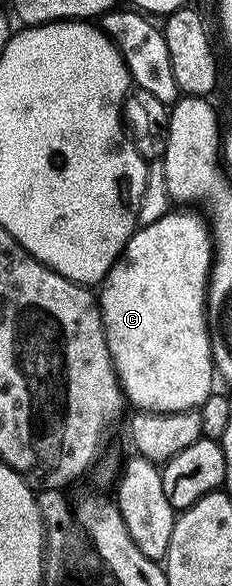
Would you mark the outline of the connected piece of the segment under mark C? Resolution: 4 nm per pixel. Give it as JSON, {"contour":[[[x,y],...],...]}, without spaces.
{"contour":[[[169,214],[158,222],[153,222],[149,227],[138,229],[125,253],[117,259],[113,265],[113,271],[105,277],[105,281],[99,290],[101,304],[101,318],[105,322],[105,335],[109,351],[113,357],[113,363],[117,369],[117,378],[121,381],[121,389],[125,391],[125,397],[130,407],[146,414],[178,414],[188,410],[200,410],[203,403],[215,393],[213,378],[215,379],[215,367],[213,365],[213,336],[209,328],[209,316],[207,313],[207,295],[211,285],[211,275],[215,270],[215,238],[211,233],[211,226],[197,214]]]}

